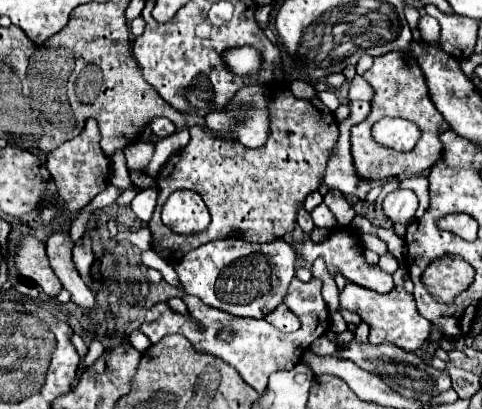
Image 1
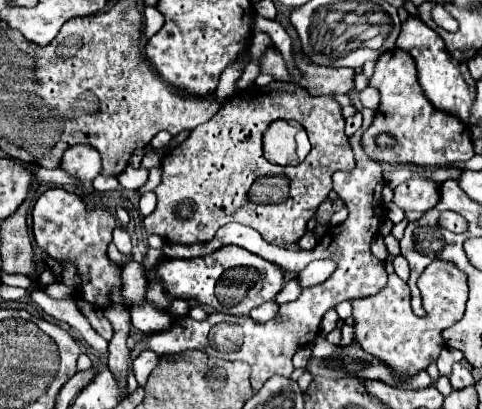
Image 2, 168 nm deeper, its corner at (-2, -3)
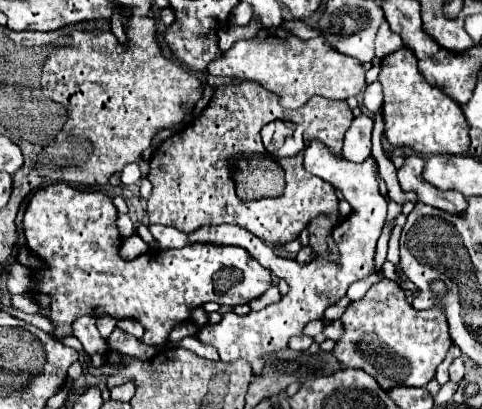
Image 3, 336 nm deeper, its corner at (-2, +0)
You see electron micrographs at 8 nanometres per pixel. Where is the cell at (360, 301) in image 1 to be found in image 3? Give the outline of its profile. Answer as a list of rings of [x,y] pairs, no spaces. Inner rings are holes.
[[[382,278],[372,284],[362,300],[350,302],[340,320],[344,324],[344,336],[332,350],[334,356],[342,366],[366,370],[384,390],[394,388],[396,384],[426,386],[434,378],[436,366],[444,360],[446,350],[452,344],[446,312],[440,306],[422,312],[412,308],[406,302],[398,280]]]

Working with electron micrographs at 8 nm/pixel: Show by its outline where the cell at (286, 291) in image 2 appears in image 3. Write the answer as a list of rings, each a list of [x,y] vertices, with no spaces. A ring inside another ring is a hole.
[[[272,286],[272,288],[266,290],[258,300],[254,300],[254,302],[250,304],[250,308],[252,308],[252,310],[262,310],[262,308],[266,308],[268,304],[276,304],[276,302],[280,302],[280,300],[282,300],[282,294],[280,294],[278,286]]]

